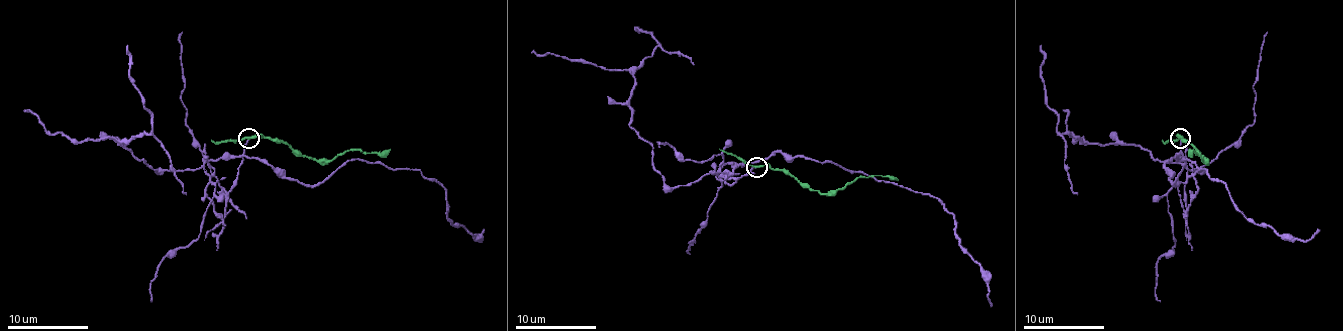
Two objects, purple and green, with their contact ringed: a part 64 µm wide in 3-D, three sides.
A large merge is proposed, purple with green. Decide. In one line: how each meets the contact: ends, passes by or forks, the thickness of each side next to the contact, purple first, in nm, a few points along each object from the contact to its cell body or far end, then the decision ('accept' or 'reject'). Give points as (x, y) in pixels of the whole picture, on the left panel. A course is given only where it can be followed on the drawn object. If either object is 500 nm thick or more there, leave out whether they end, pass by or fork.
purple ends there; green passes by; 130 nm thick on the purple side, 200 nm on the other; purple runs (248, 139), (218, 214), (218, 157), (319, 186), (351, 159), (434, 178), (452, 224), (484, 228); green runs (248, 137), (278, 139), (294, 151), (315, 159), (335, 159), (351, 149), (385, 153), (389, 149); reject

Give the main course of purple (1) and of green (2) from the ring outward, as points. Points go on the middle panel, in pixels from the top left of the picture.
1: (756, 168), (712, 174), (778, 151), (936, 198), (952, 214), (960, 246), (980, 266), (992, 305)
2: (756, 168), (770, 165), (786, 170), (802, 184), (823, 194), (843, 190), (859, 178), (893, 176), (897, 180)

